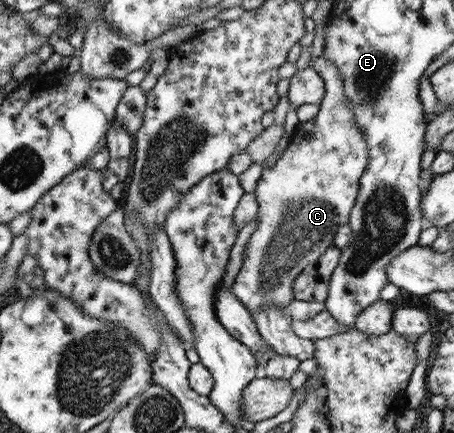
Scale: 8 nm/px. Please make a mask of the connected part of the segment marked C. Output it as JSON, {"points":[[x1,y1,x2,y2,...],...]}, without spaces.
{"points":[[323,51,309,65,321,77,325,94,318,105,317,114,311,120,296,124,287,147,281,151,277,161,267,168,262,168,253,191,257,198,255,217,259,223,245,243,240,269,230,287,231,293,249,310,251,317,263,306,281,304,287,307,293,300,292,283,295,276,332,245,337,227,347,224,351,206,355,203,359,191,358,181,368,160,367,145,363,141,363,133,353,121,351,109,347,107,337,67,333,67,331,61,325,59]]}

